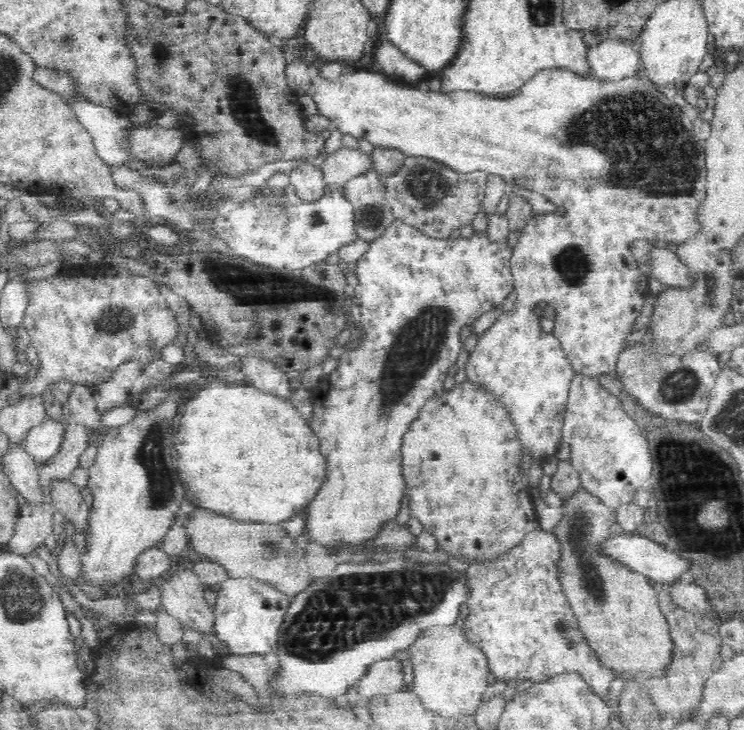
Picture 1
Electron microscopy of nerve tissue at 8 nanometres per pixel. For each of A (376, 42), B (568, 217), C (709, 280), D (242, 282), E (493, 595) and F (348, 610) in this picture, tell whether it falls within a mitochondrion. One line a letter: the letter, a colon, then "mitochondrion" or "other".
A: other
B: other
C: other
D: mitochondrion
E: other
F: mitochondrion

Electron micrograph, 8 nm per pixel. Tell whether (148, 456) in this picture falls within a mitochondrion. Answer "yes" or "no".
yes

